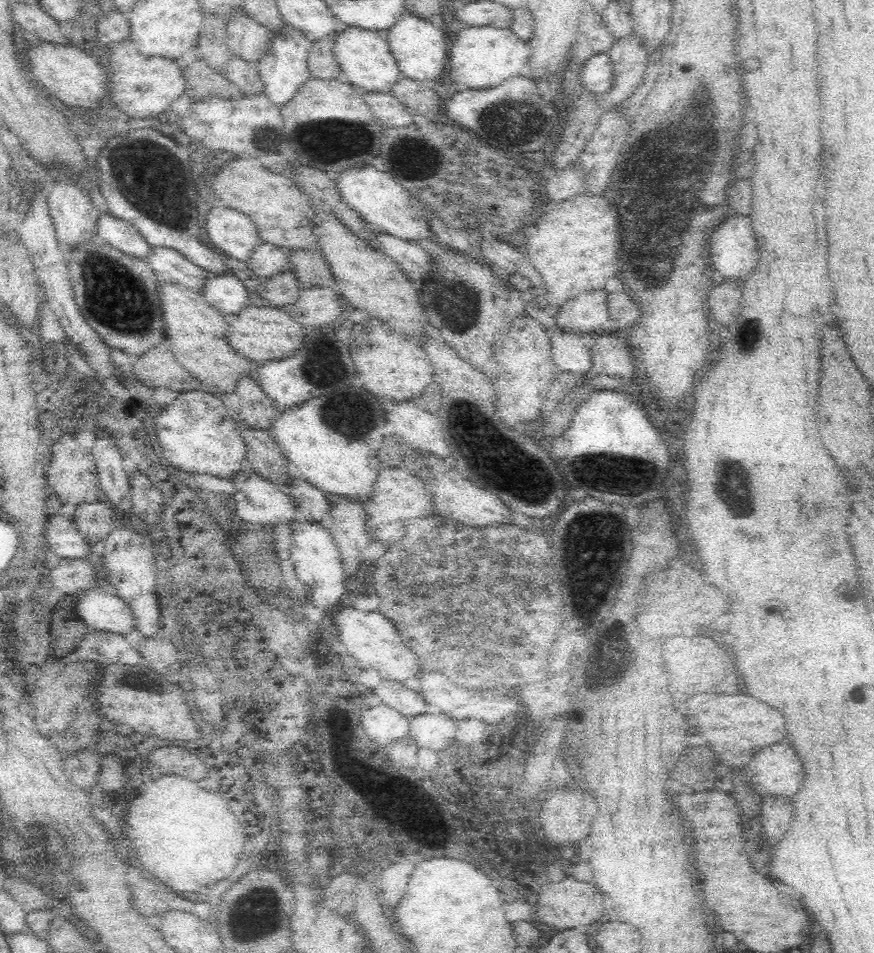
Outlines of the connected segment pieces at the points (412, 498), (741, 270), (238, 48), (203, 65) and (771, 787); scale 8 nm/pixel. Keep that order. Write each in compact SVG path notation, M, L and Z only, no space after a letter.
M382 468L378 472L378 478L374 482L374 488L370 492L370 496L362 501L365 512L366 522L365 535L372 542L380 542L384 548L392 542L396 542L404 532L402 522L408 518L416 518L416 516L428 516L434 512L432 504L430 504L430 496L422 486L423 482L416 480L414 476L410 476L404 470L396 470L396 468Z
M746 216L722 219L707 246L708 263L724 282L744 280L756 266L758 252Z
M236 8L230 14L226 24L226 44L232 50L232 56L240 56L244 60L258 60L270 44L270 32L252 20L242 8Z
M196 60L188 68L182 70L182 76L186 80L186 94L192 100L204 98L206 94L218 94L228 96L226 80L218 78L222 76L216 68L212 68L206 60Z
M772 744L758 750L742 770L762 801L768 796L790 798L802 780L800 760L788 744Z

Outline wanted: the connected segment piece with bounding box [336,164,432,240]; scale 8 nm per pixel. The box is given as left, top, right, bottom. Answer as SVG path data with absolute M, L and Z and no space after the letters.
M372 164L352 166L338 174L336 190L342 202L348 204L352 210L356 210L373 233L389 234L404 240L421 238L430 240L432 234L427 230L427 222L420 204L414 204L412 193L396 182L388 172L376 170Z

